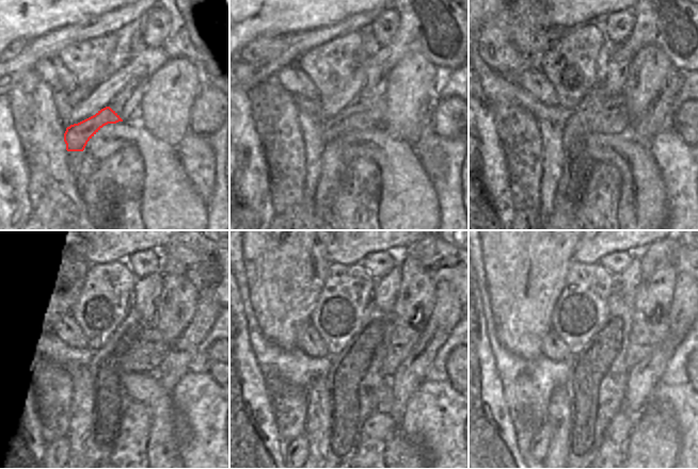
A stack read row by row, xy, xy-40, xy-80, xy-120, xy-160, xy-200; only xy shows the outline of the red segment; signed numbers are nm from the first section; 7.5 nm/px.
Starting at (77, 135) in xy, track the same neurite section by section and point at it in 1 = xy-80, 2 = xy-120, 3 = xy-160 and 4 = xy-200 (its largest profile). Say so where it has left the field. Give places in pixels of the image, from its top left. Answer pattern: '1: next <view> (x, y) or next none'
1: next xy-80 (611, 117)
2: next xy-120 (147, 359)
3: next xy-160 (405, 338)
4: next xy-200 (646, 336)

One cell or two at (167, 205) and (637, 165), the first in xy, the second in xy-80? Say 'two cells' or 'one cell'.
one cell

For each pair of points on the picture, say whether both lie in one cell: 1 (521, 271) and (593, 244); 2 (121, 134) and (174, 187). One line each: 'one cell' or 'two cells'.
1: two cells
2: one cell

